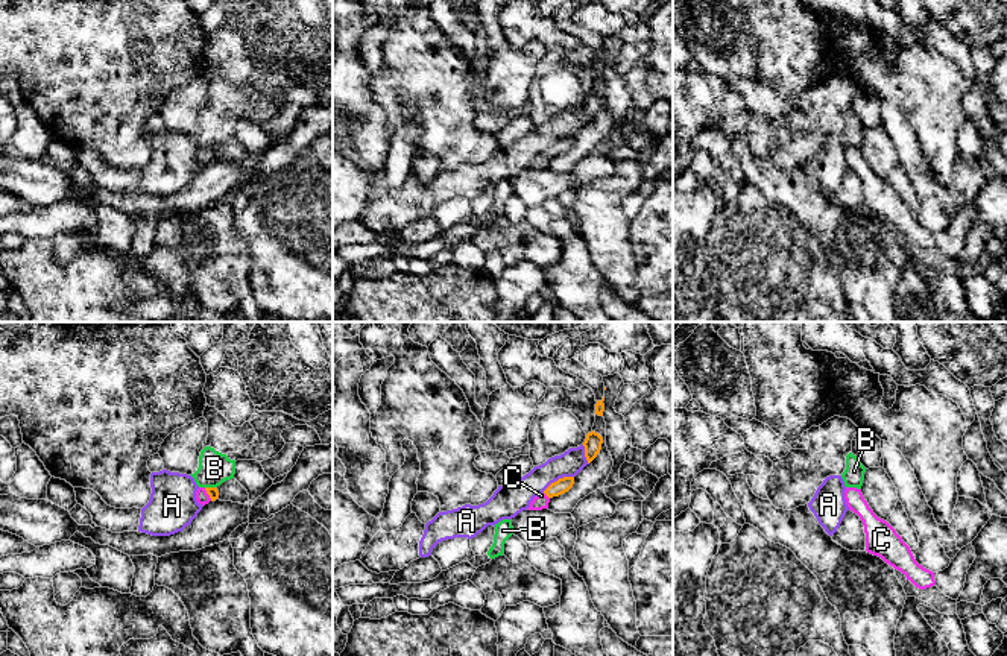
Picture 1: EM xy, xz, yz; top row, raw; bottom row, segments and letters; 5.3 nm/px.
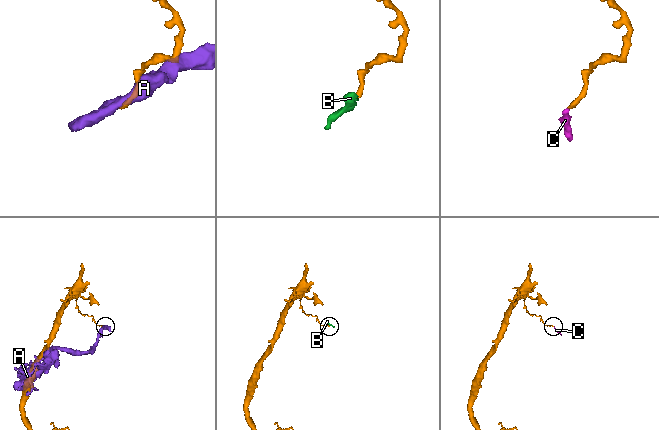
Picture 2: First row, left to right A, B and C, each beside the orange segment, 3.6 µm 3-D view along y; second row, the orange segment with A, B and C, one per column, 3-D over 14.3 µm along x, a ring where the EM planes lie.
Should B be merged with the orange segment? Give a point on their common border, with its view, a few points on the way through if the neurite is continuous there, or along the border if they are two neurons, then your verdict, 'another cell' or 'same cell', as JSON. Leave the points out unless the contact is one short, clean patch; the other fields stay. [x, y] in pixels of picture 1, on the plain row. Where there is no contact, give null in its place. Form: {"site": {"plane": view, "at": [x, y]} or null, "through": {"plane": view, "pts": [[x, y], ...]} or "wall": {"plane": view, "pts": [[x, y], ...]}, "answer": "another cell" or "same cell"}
{"site": {"plane": "xy", "at": [211, 148]}, "wall": {"plane": "xy", "pts": [[205, 146], [216, 148]]}, "answer": "another cell"}

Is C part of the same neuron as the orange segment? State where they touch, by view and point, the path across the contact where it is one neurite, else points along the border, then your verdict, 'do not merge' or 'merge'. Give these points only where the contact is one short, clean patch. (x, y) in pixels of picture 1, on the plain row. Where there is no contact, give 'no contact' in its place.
xz (546, 154) | across xz (562, 145), (546, 154), (541, 161) | merge

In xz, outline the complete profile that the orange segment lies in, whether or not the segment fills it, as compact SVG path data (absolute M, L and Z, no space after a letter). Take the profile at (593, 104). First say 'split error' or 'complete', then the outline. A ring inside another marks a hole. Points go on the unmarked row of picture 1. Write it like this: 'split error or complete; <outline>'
complete; M591 91L586 94L583 106L588 123L591 123L597 117L597 114L601 109L601 103L603 103L603 97L598 93Z

